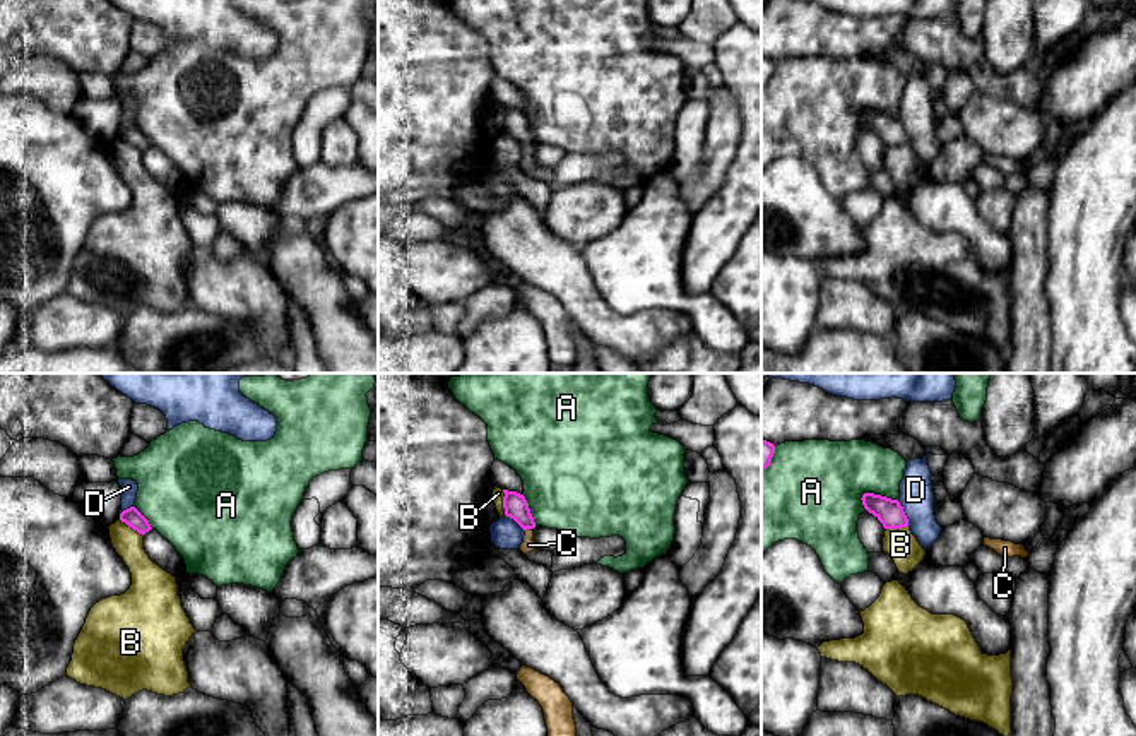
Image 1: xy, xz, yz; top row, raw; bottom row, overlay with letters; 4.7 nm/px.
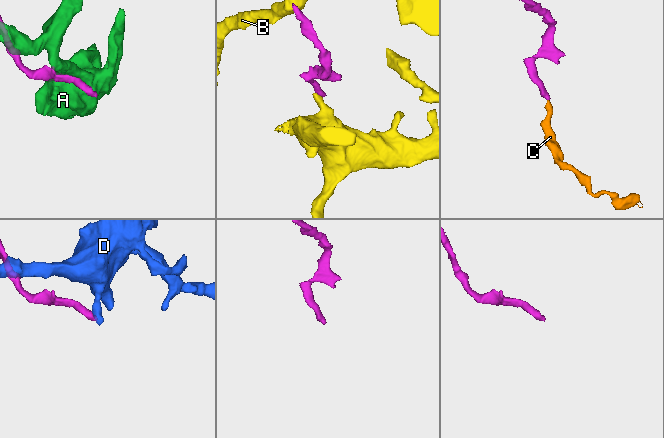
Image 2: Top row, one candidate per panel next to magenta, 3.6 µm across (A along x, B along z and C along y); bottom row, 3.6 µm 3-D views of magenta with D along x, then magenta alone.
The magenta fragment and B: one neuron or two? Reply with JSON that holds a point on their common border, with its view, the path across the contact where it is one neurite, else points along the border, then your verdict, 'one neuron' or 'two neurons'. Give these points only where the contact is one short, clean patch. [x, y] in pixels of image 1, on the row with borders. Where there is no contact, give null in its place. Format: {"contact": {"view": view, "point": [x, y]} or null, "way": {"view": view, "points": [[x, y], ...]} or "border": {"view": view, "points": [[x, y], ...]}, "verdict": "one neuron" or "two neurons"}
{"contact": {"view": "xz", "point": [503, 504]}, "border": {"view": "xz", "points": [[502, 490], [503, 512], [507, 516]]}, "verdict": "two neurons"}

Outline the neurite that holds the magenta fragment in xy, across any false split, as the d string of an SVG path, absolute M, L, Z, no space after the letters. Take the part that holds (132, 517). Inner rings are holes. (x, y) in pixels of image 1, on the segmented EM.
M135 507L123 510L120 520L142 536L152 529L149 520Z

